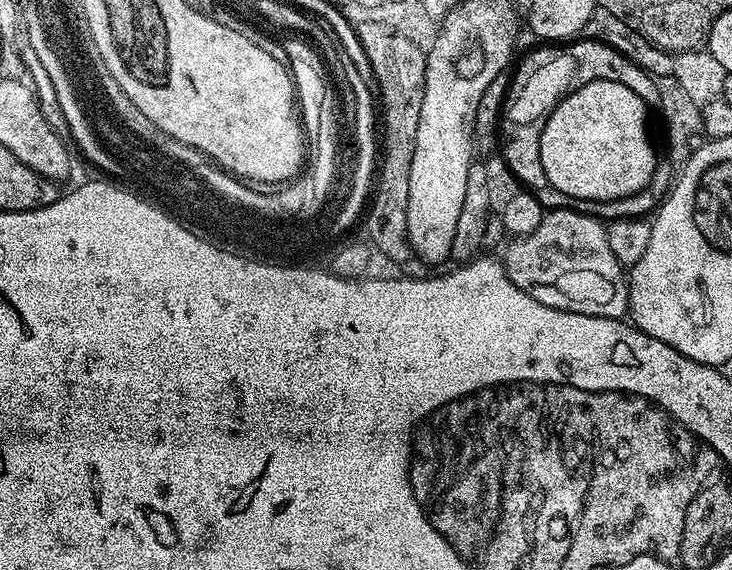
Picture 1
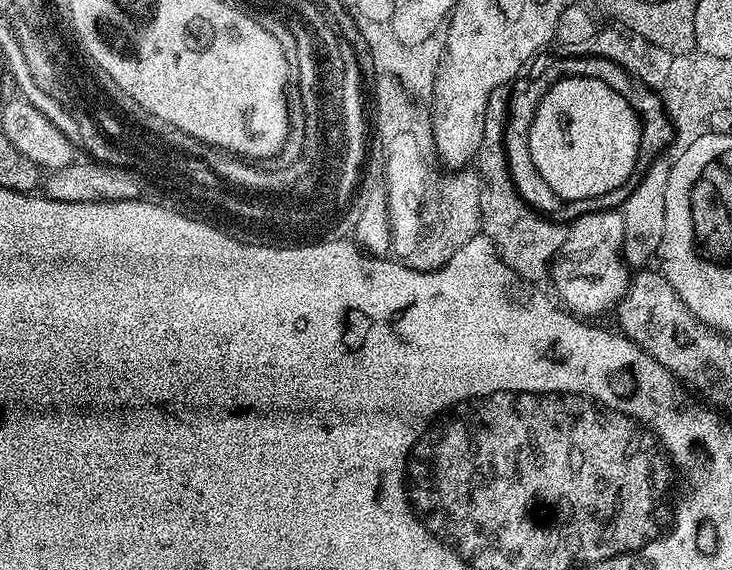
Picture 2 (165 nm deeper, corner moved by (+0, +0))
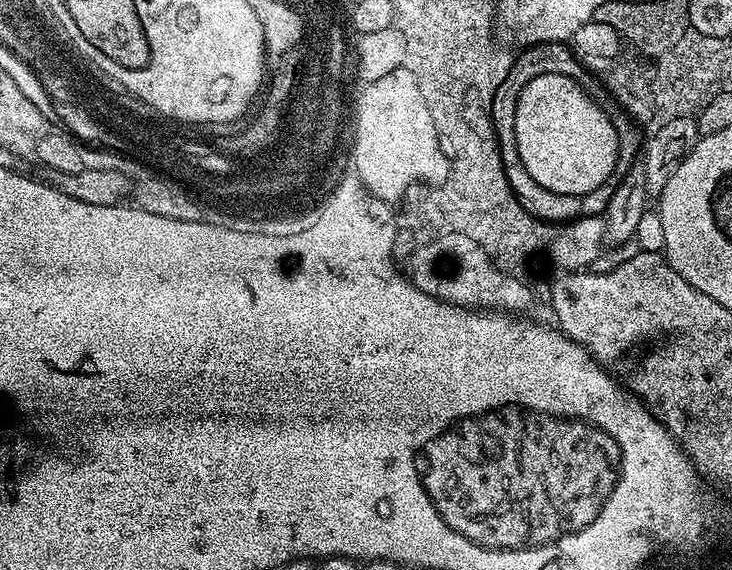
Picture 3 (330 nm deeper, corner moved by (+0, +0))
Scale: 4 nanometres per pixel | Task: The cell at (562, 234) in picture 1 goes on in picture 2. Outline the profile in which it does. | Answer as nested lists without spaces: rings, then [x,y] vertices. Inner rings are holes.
[[[619,211],[595,212],[572,221],[550,266],[550,281],[559,301],[581,318],[596,318],[619,303],[630,283],[630,272],[623,261],[623,227]]]

